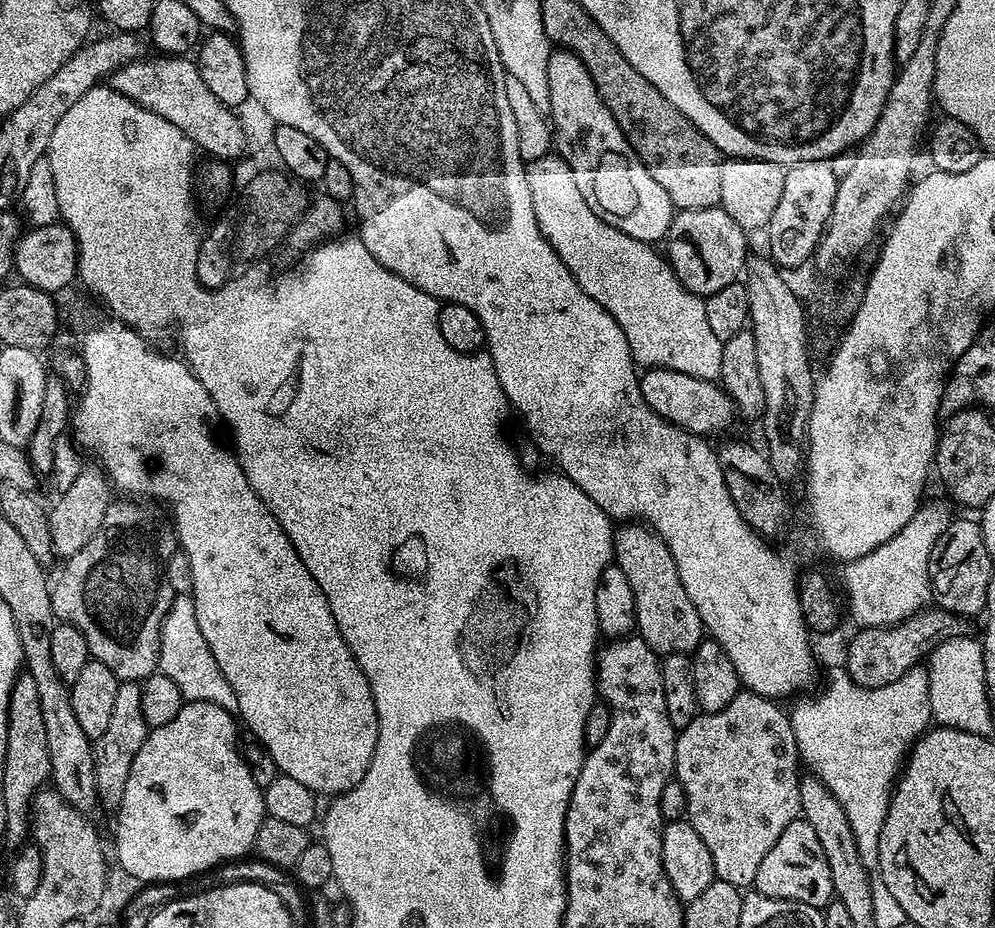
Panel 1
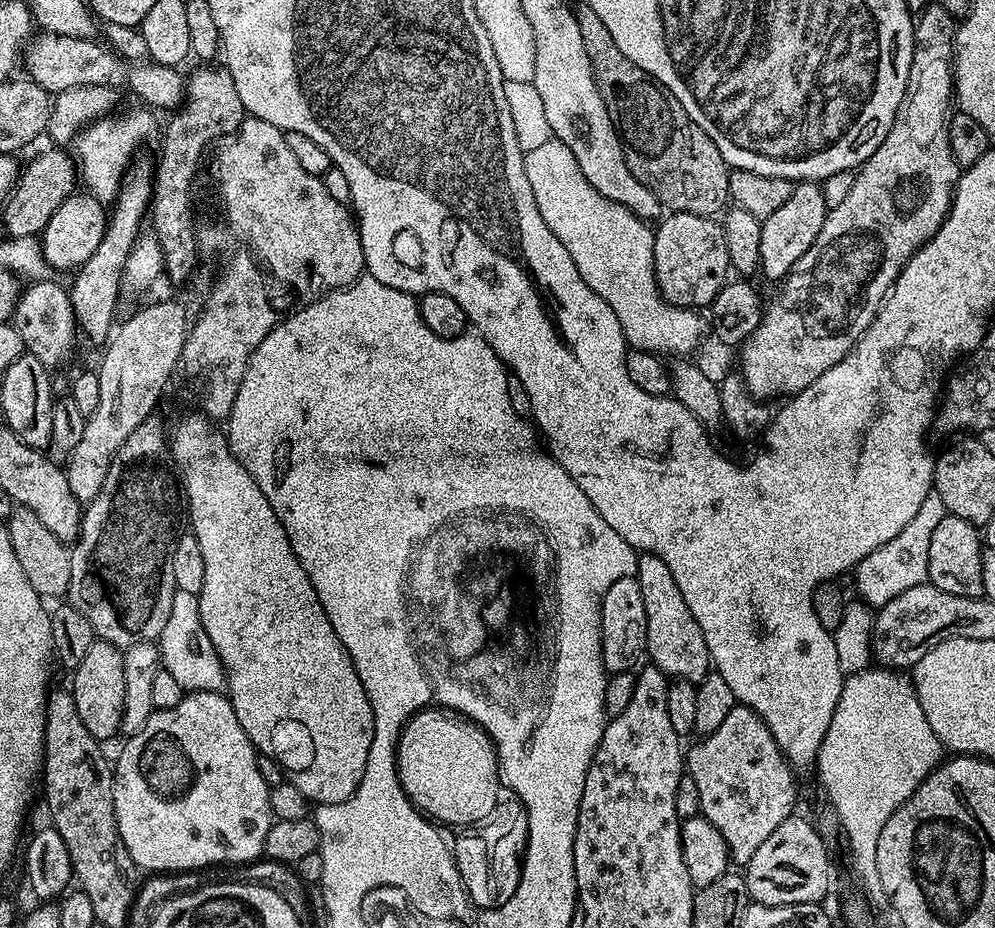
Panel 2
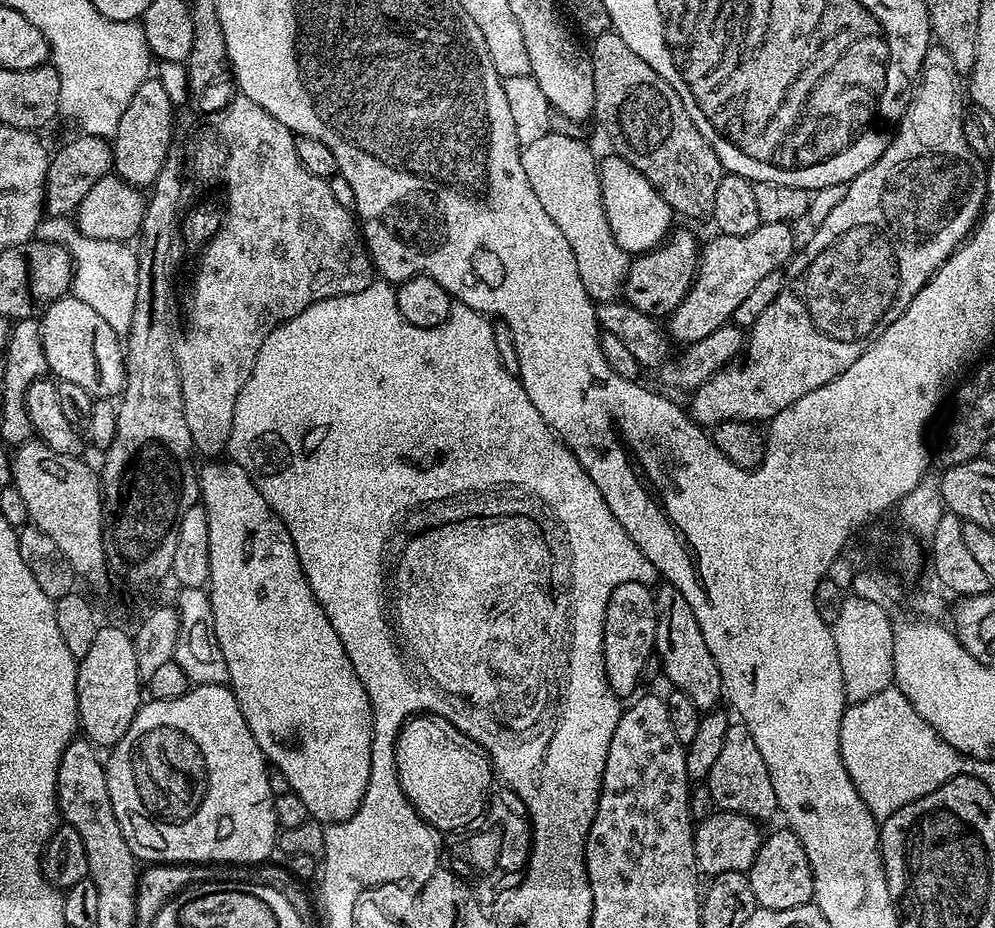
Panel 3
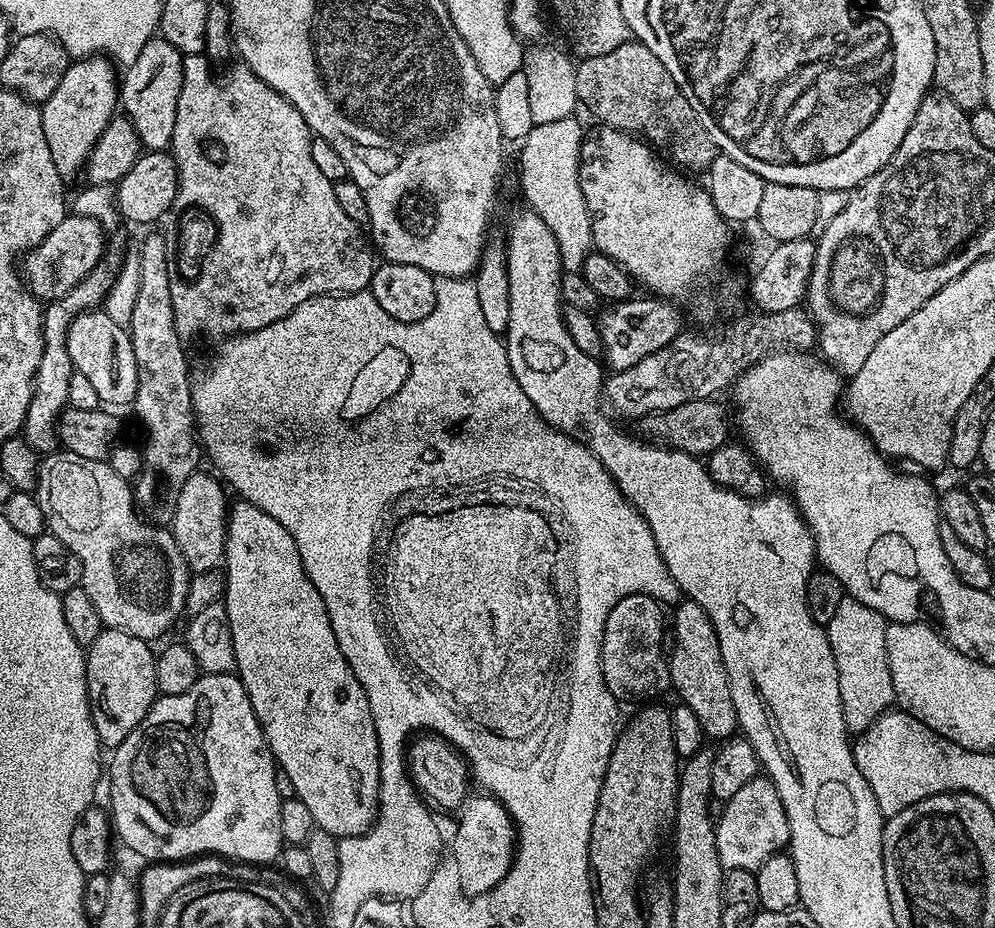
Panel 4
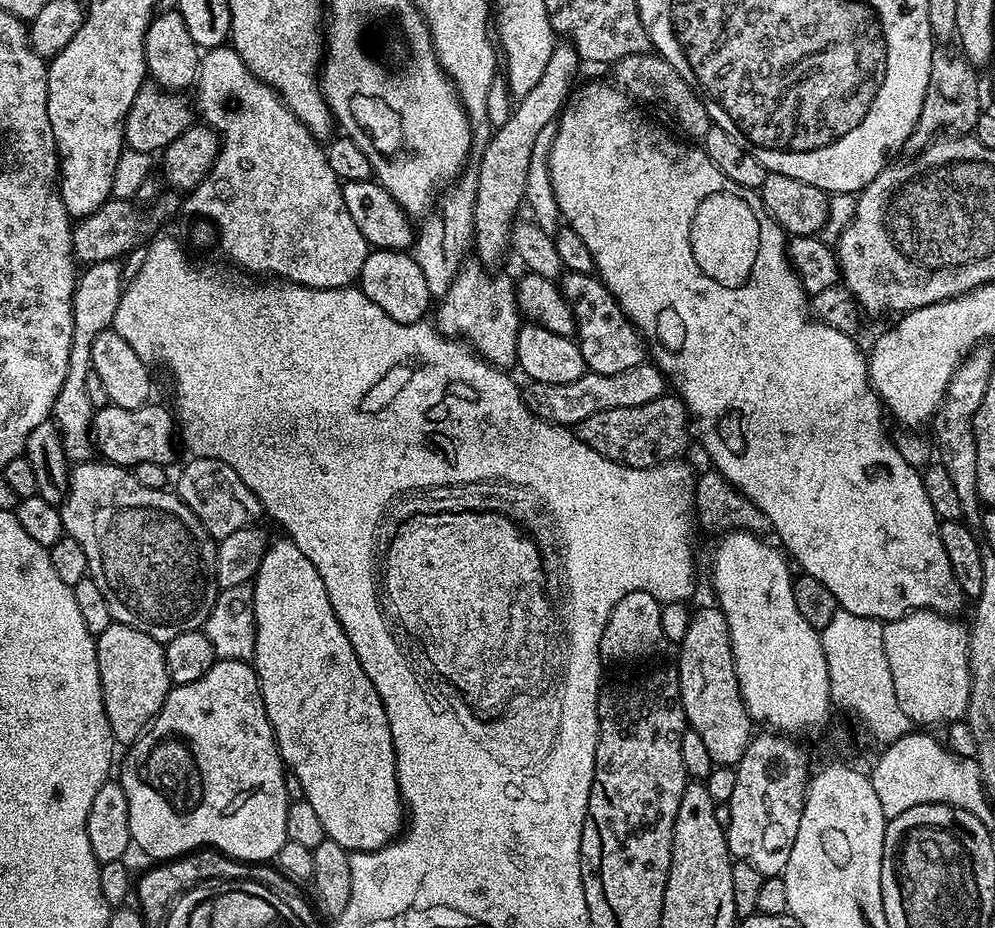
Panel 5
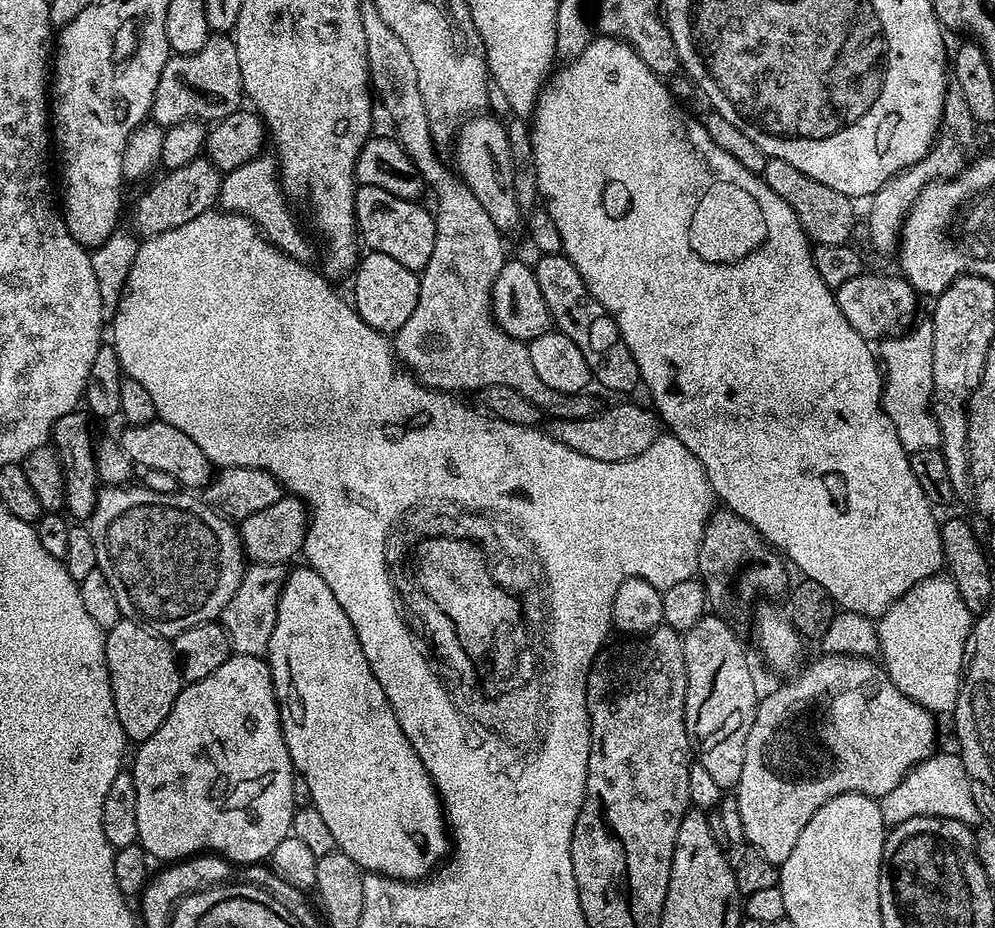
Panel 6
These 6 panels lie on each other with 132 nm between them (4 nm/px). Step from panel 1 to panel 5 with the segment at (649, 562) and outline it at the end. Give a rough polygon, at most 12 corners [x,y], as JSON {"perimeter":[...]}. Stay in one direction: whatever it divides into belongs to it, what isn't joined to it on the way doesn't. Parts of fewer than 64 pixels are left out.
{"perimeter":[[719,607],[678,645],[687,727],[716,766],[754,735]]}

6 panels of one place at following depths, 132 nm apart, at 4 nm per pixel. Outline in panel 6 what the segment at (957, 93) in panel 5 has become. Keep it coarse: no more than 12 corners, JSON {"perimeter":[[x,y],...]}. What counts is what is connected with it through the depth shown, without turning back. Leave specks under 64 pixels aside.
{"perimeter":[[944,134],[914,166],[871,197],[868,236],[895,253],[918,194],[965,167],[964,149]]}

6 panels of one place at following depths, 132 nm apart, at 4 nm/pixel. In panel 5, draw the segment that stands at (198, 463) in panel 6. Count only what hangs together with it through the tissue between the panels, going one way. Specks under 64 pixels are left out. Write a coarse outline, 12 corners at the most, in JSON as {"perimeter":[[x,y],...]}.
{"perimeter":[[157,402],[95,409],[92,443],[129,470],[168,466],[174,416]]}

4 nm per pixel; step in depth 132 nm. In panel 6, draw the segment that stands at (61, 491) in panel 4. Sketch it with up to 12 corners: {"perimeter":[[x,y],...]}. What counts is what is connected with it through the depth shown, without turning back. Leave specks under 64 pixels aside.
{"perimeter":[[105,487],[86,522],[121,617],[215,621],[246,557],[199,495]]}

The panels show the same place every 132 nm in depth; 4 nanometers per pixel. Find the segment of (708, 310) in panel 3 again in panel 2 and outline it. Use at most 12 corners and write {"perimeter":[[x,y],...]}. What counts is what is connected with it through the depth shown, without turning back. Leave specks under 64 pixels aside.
{"perimeter":[[800,182],[762,222],[763,275],[783,281],[828,217],[819,183]]}

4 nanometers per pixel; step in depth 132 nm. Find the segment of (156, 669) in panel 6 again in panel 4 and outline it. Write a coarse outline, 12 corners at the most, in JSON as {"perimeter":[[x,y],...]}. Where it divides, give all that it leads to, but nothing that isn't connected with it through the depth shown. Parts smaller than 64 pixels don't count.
{"perimeter":[[105,628],[87,645],[94,730],[115,750],[158,699],[156,652]]}

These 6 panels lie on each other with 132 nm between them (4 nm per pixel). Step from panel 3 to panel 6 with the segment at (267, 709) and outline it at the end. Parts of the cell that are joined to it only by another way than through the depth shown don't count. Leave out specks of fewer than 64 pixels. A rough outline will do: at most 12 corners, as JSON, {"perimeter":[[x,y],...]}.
{"perimeter":[[330,586],[266,659],[297,776],[365,873],[422,880],[444,805]]}

